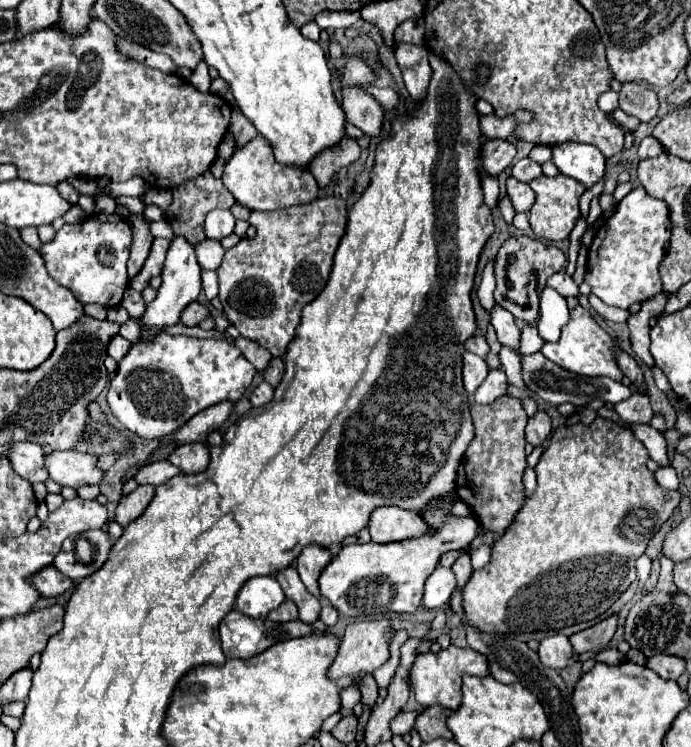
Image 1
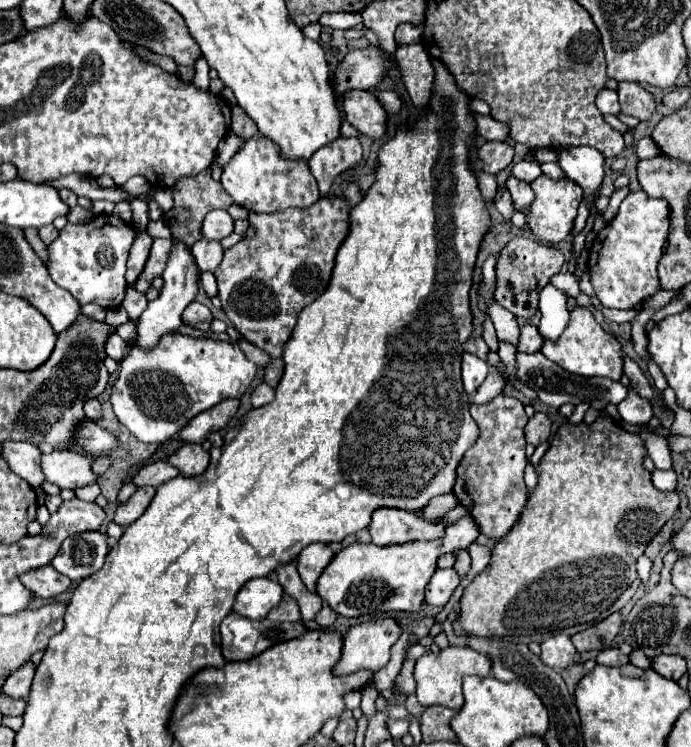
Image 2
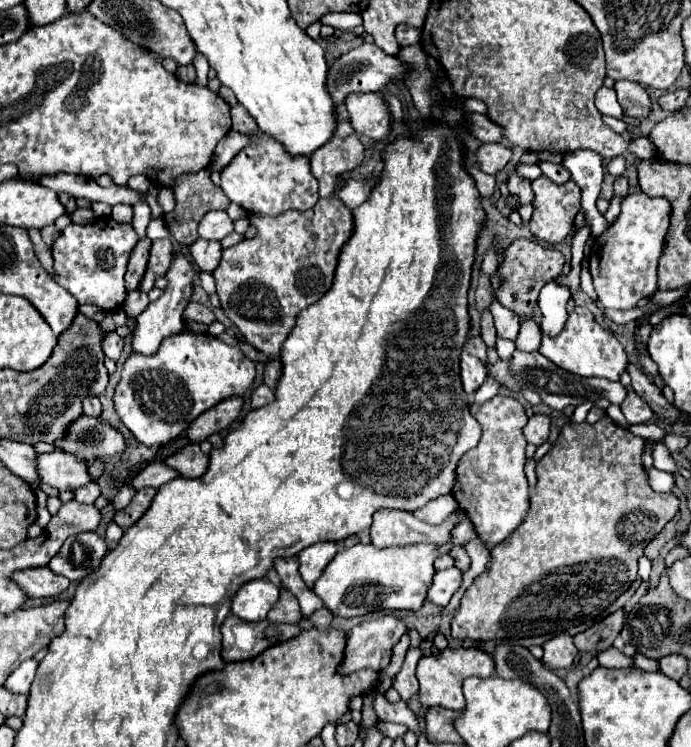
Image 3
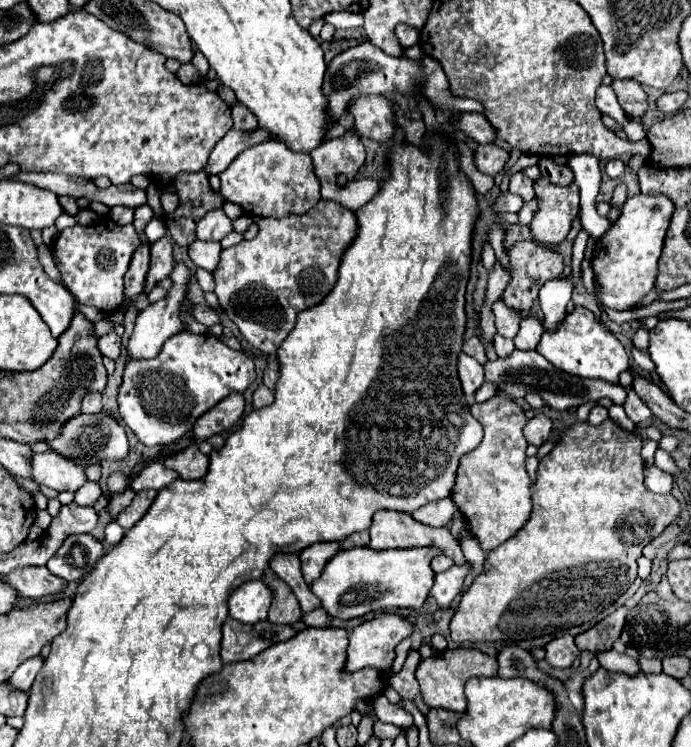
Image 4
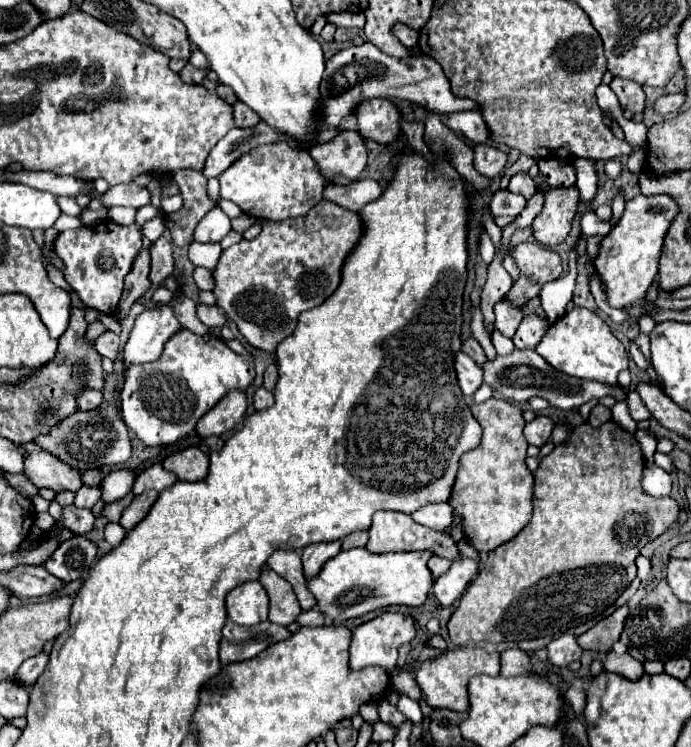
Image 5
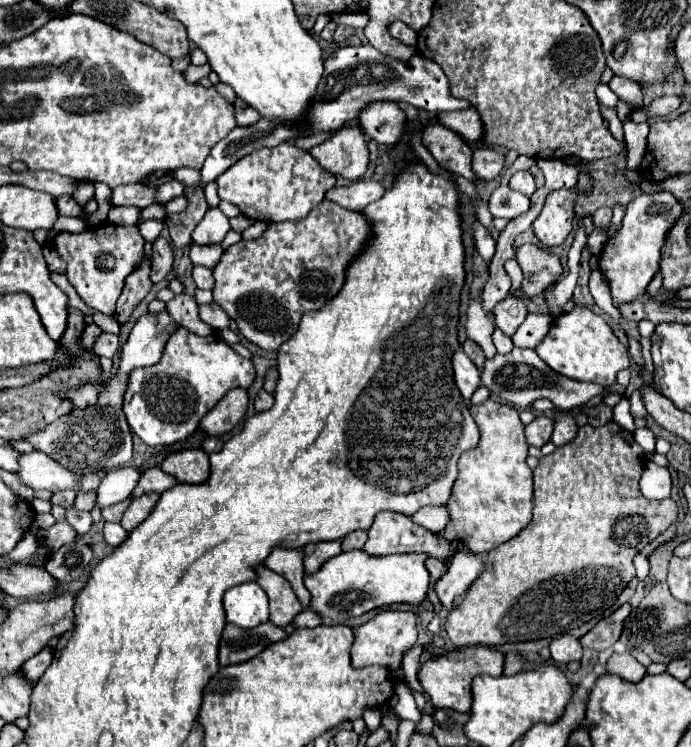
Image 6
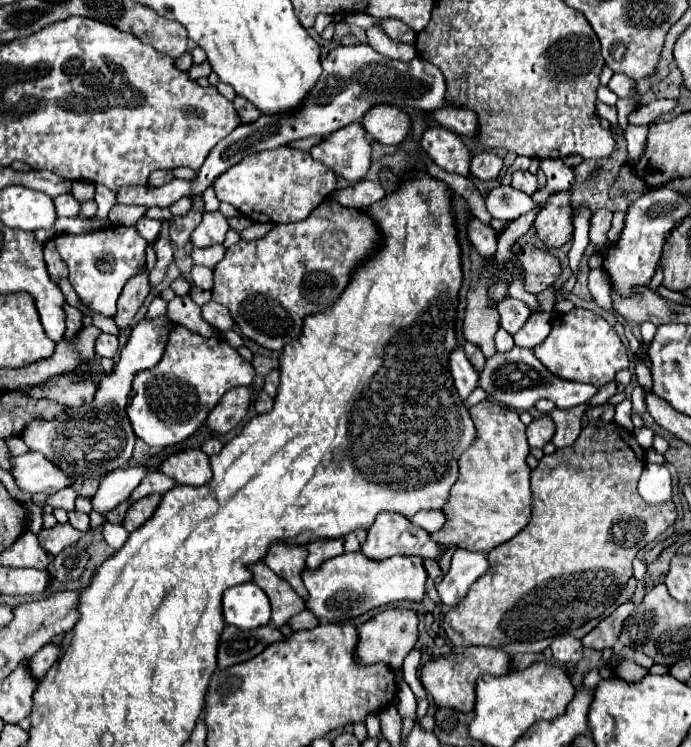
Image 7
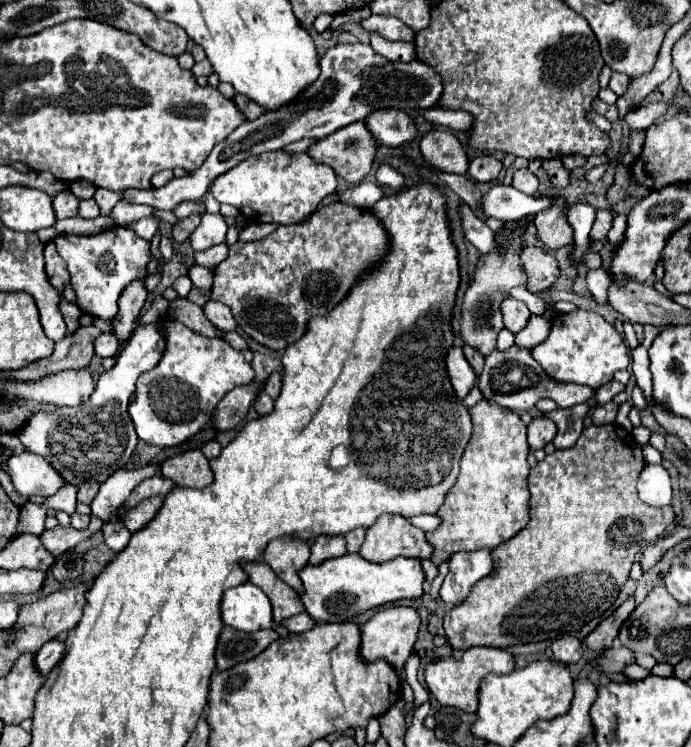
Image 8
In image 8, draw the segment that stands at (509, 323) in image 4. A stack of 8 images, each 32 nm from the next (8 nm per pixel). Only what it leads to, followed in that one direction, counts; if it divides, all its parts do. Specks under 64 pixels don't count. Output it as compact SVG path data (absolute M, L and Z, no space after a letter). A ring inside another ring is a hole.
M506 298L500 306L500 312L502 312L502 320L504 320L504 328L510 330L512 334L520 332L528 318L530 318L530 310L524 302L520 300L514 300L514 298Z

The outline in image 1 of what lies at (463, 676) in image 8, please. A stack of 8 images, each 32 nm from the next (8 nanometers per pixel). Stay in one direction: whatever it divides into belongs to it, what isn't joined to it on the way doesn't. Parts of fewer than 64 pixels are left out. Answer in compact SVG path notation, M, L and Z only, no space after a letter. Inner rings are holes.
M450 646L446 650L440 650L438 654L434 652L424 652L416 656L416 664L412 666L410 672L410 682L412 682L412 692L416 694L416 700L422 706L446 706L450 710L456 710L460 706L460 676L462 674L472 674L472 676L486 676L488 674L488 662L486 656L478 654L472 648L458 648Z

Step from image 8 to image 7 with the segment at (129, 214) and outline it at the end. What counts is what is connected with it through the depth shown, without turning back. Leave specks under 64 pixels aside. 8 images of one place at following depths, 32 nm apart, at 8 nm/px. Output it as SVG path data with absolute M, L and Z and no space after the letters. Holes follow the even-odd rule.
M116 204L110 214L108 220L112 224L120 224L120 226L134 226L146 212L148 208L140 208L140 206L124 206L124 204Z

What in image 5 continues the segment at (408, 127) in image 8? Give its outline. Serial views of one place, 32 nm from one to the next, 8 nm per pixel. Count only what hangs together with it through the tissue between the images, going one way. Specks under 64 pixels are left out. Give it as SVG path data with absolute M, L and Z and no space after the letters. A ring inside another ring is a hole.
M384 98L362 100L356 106L358 132L364 138L376 140L380 144L392 142L400 132L400 110L394 102Z

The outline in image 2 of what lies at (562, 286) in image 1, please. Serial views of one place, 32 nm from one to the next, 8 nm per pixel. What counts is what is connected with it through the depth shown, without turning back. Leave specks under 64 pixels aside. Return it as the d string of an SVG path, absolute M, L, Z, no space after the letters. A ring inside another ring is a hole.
M571 273L569 275L554 275L550 279L550 283L553 284L556 288L564 291L568 297L576 298L579 293L579 280L576 278L574 273Z

